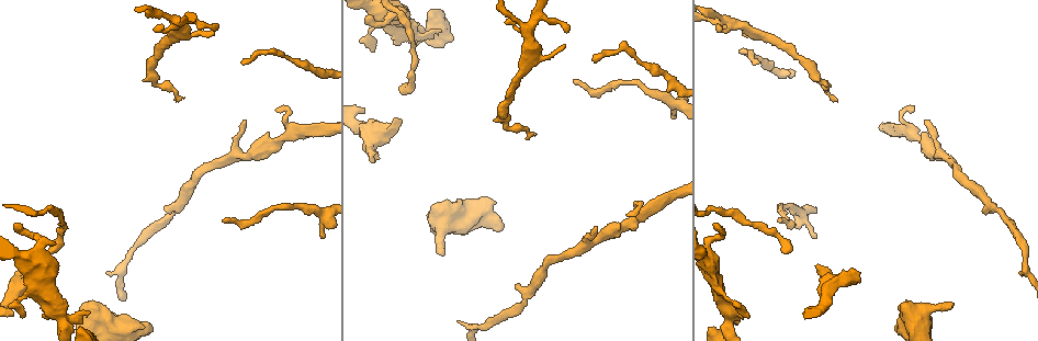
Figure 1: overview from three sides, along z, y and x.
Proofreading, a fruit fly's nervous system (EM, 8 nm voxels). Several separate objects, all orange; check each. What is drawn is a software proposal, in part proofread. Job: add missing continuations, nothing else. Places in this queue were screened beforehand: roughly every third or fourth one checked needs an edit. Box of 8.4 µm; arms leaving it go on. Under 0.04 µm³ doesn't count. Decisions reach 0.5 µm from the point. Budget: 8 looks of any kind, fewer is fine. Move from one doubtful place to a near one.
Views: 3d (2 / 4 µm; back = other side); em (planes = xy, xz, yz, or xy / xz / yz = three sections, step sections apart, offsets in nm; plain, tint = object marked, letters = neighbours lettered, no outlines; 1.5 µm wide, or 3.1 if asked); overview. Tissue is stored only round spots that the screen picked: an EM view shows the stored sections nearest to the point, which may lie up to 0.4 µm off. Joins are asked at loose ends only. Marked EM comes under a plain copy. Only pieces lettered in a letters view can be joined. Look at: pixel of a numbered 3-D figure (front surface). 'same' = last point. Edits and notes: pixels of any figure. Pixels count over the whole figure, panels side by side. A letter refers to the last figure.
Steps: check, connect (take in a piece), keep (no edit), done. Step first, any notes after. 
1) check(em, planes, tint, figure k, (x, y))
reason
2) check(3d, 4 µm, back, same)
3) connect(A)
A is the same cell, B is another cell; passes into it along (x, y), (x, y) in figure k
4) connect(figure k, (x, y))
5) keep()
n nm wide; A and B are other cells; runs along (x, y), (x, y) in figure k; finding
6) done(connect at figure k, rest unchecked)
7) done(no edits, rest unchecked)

check(3d, 4 µm, back, figure 1, (566, 32))
tapers out

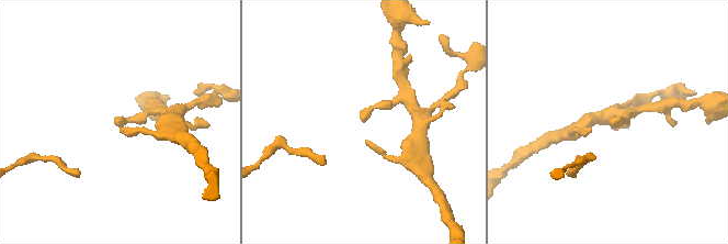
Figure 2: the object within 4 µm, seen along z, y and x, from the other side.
check(em, xz, step 4, tint, figure 2, (610, 121))
now the EM

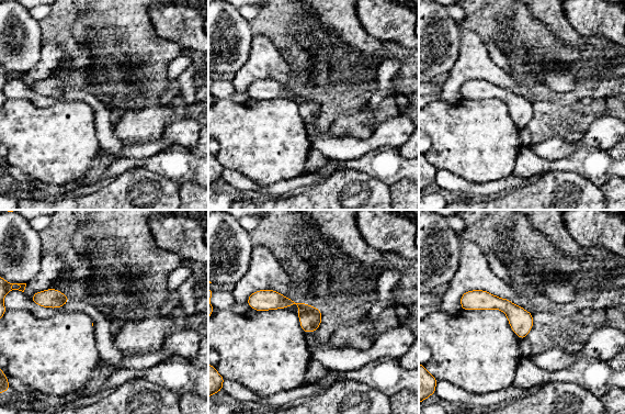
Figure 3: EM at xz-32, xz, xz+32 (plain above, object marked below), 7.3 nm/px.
check(em, planes, letters, same)
cut it another way

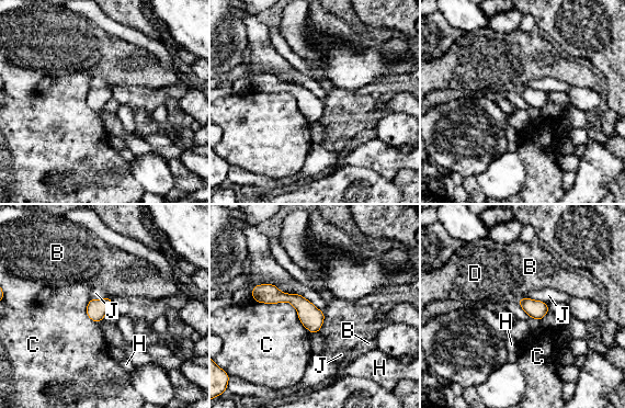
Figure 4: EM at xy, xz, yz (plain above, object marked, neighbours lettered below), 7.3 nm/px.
keep()
B, C, D, H and J are other cells; no lettered piece goes on from it

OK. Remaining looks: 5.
check(3d, 2 µm, figure 1, (22, 314))
thin end

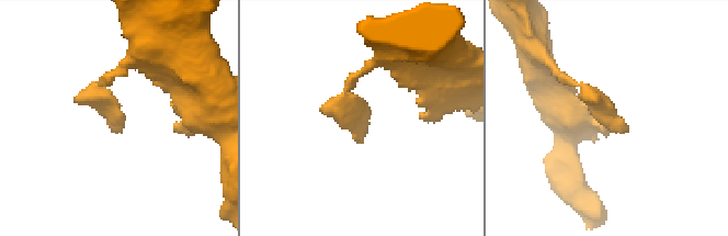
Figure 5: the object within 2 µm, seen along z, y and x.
check(em, planes, letters, figure 5, (625, 124))
need the tissue

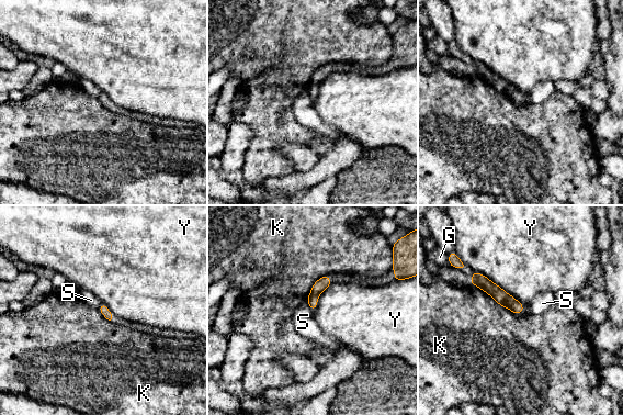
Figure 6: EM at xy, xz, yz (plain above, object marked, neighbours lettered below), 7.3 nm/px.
keep()
G, K, S and Y are other cells; no lettered piece goes on from it

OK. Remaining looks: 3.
check(em, planes, tint, figure 1, (953, 303))
free end

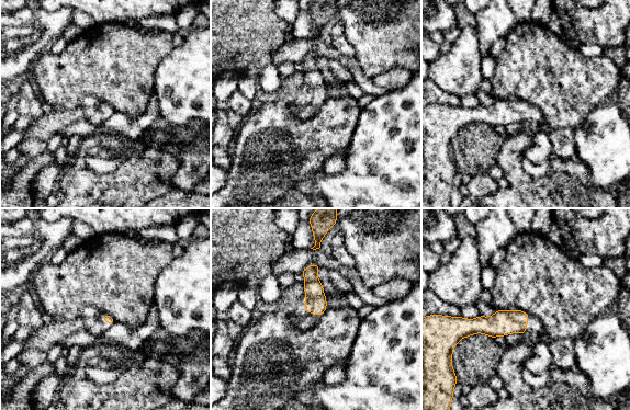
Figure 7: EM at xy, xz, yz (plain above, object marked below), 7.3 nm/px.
check(em, planes, letters, same)
see the neighbours

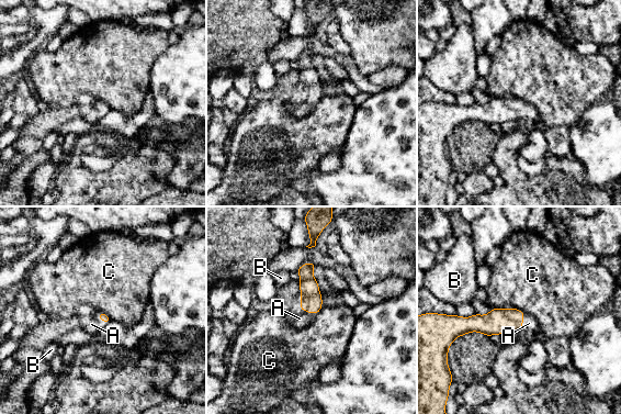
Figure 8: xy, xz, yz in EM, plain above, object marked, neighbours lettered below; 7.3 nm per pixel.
connect(A)
A is the same cell, B and C are other cells; passes into it along (312, 302), (307, 311), (300, 319) in figure 8; it goes on there

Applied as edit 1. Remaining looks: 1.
done(connect at figure 8, rest unchecked)

